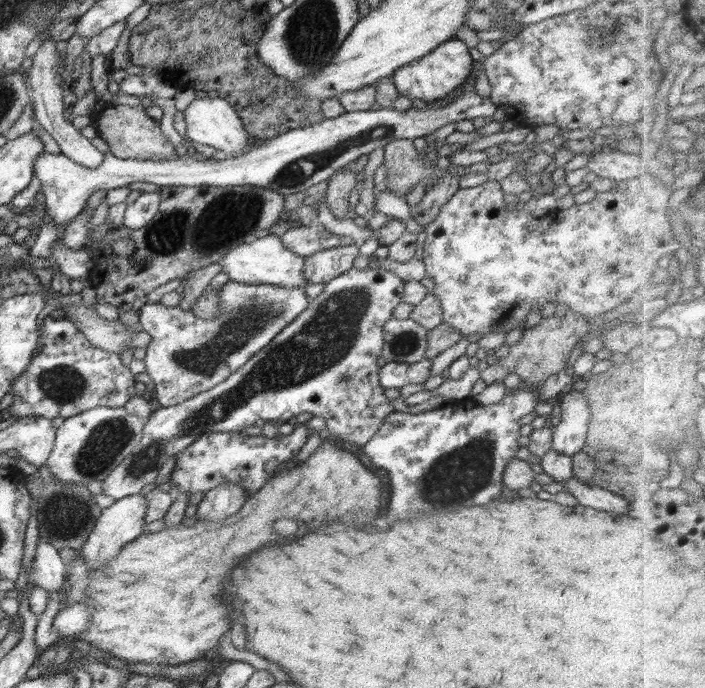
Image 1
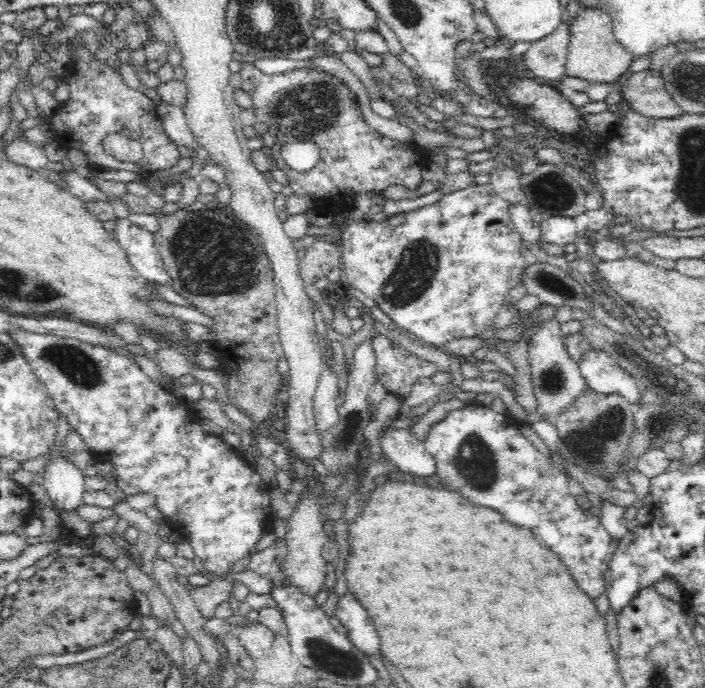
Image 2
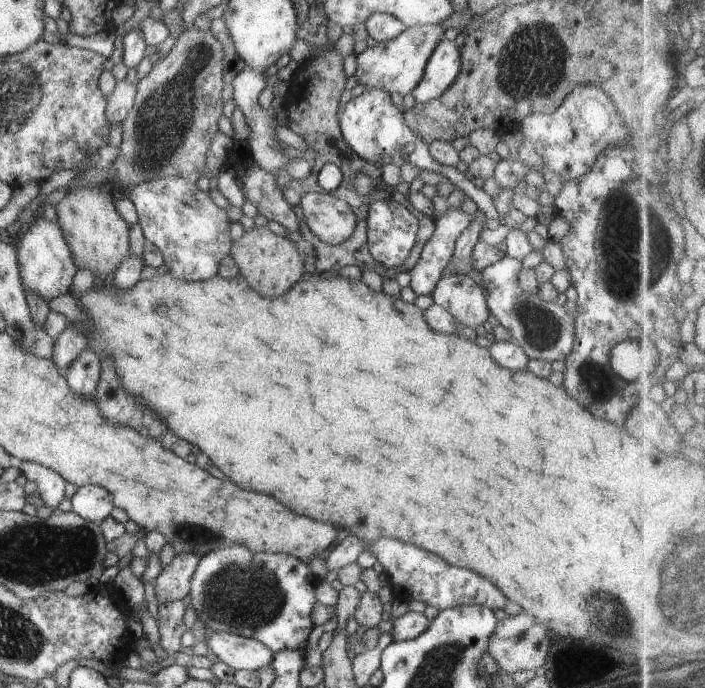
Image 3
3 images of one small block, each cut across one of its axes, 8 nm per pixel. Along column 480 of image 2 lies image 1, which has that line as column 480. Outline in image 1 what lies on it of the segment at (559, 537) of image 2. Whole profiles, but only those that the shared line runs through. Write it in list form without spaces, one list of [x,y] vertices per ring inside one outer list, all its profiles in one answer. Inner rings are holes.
[[[522,386],[517,387],[514,390],[510,390],[510,393],[504,397],[502,402],[498,404],[489,404],[488,406],[474,406],[473,408],[462,408],[462,406],[442,406],[430,411],[423,411],[422,413],[404,414],[404,412],[394,412],[388,415],[388,418],[381,424],[380,430],[376,431],[376,434],[362,447],[364,454],[368,456],[368,460],[372,462],[372,466],[380,468],[380,470],[386,470],[388,474],[388,488],[389,500],[388,500],[388,518],[390,520],[404,520],[404,518],[412,518],[416,512],[428,512],[428,508],[436,508],[436,506],[442,506],[446,510],[460,510],[460,508],[468,508],[468,506],[482,506],[482,504],[488,504],[492,500],[499,500],[502,494],[503,485],[503,472],[506,465],[515,457],[516,451],[521,447],[518,443],[518,438],[521,436],[521,425],[519,420],[534,411],[534,407],[540,402],[539,389],[536,386]]]

